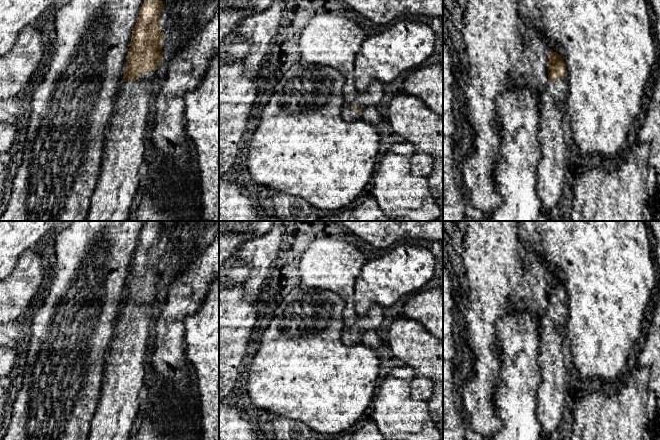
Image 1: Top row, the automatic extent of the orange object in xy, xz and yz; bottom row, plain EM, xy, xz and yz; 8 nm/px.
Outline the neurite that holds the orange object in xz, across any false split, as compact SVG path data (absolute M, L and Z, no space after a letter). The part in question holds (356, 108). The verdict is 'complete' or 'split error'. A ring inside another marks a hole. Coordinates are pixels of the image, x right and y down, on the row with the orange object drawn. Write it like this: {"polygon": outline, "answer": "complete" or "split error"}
{"polygon": "M373 81L364 92L359 92L353 102L344 106L343 119L348 122L360 120L362 111L368 107L379 105L386 91L387 87L381 82Z", "answer": "split error"}

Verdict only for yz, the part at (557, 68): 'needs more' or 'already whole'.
needs more

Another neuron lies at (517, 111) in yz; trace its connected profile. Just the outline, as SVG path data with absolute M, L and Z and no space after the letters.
M525 85L501 93L496 98L497 123L501 146L495 170L497 190L502 203L493 212L490 221L553 221L543 209L537 193L537 170L541 158L538 136L539 107L533 89Z

